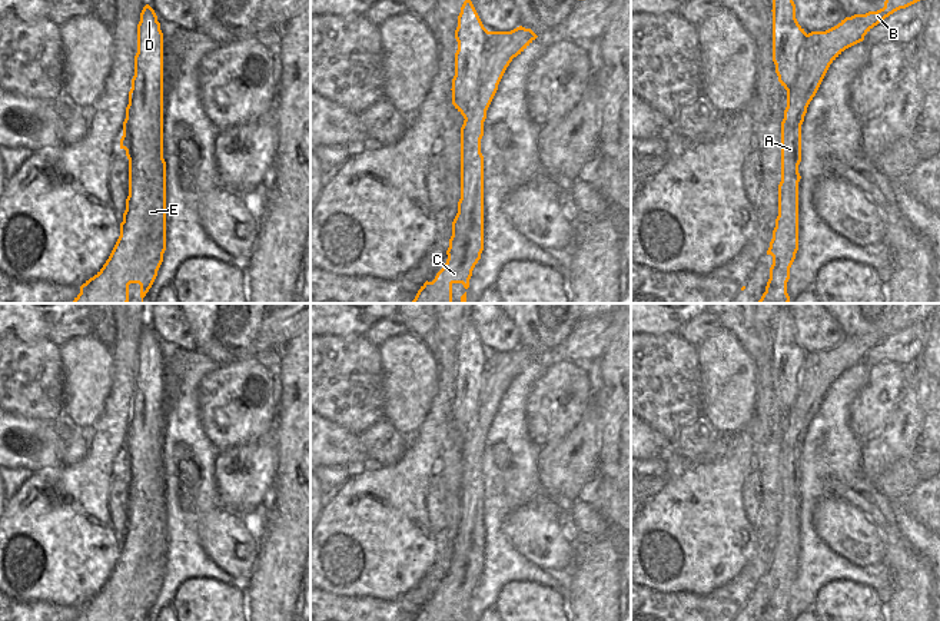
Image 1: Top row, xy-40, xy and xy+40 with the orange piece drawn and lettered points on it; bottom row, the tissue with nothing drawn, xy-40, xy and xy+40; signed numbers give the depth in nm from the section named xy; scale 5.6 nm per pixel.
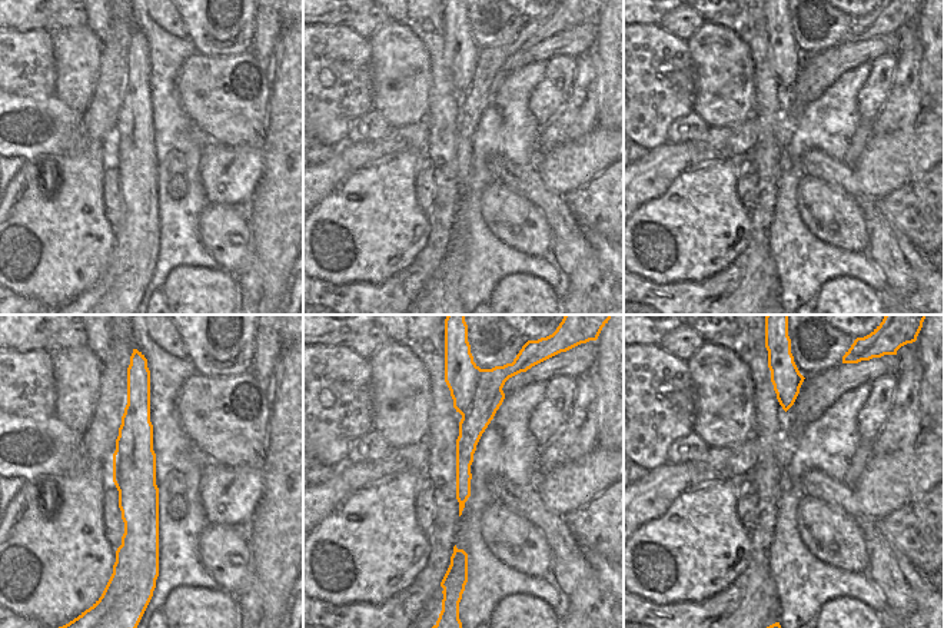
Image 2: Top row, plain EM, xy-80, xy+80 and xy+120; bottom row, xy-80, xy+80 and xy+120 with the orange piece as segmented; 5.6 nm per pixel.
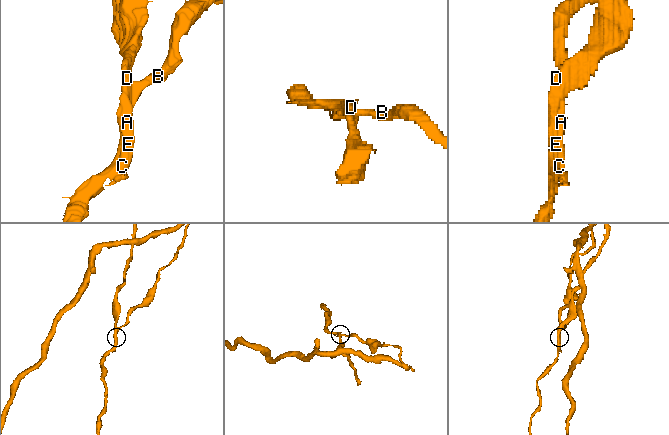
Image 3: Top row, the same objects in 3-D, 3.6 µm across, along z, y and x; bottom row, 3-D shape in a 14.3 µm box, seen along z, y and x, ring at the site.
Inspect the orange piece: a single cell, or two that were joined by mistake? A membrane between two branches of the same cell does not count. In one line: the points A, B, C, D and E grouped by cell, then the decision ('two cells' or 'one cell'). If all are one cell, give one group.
A B C / D E | two cells

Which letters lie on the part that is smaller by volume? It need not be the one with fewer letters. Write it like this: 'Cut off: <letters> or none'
Cut off: D, E

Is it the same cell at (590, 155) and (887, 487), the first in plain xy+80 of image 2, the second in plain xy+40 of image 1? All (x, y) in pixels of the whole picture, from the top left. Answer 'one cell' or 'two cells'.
one cell

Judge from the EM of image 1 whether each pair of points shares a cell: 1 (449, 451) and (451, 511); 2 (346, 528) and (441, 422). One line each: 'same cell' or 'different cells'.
1: same cell
2: same cell

